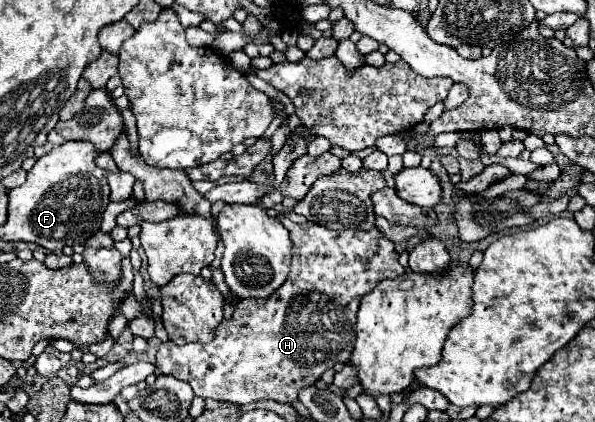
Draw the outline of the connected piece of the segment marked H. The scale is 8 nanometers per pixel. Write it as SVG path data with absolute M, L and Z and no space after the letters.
M282 218L282 224L288 228L292 240L292 266L282 288L278 288L278 292L266 300L238 300L234 316L230 320L222 320L210 344L192 342L178 346L164 342L156 354L156 368L162 374L188 382L194 394L200 398L226 400L234 404L250 404L272 398L276 402L294 404L300 388L312 386L320 374L332 368L336 362L350 360L356 340L356 312L360 298L384 278L398 278L404 274L394 244L376 226L370 230L334 232L320 228L314 222L294 224L288 218Z

